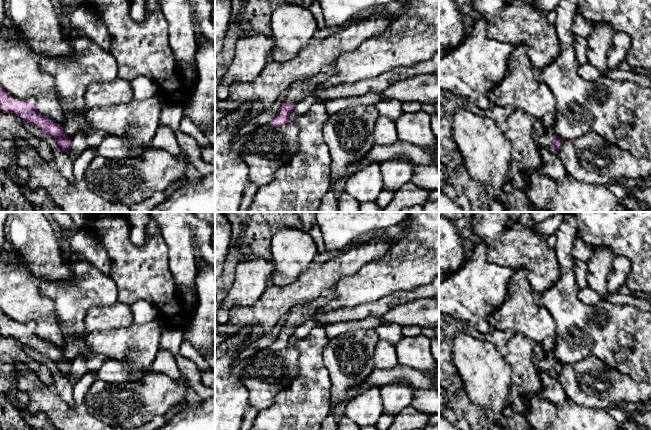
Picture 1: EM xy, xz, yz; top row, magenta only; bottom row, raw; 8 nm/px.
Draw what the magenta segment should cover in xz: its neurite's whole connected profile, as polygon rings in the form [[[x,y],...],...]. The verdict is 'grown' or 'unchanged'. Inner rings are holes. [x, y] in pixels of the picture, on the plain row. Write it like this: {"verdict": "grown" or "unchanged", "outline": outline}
{"verdict": "grown", "outline": [[[439,276],[424,286],[419,286],[410,291],[399,291],[385,296],[373,303],[361,304],[354,308],[341,308],[330,312],[322,312],[321,308],[330,301],[335,294],[333,291],[326,291],[318,299],[291,310],[292,317],[285,325],[278,339],[270,345],[273,351],[283,350],[289,345],[289,339],[294,330],[300,324],[313,320],[318,324],[334,324],[339,322],[363,320],[370,316],[383,317],[395,307],[418,299],[434,299],[439,294]]]}

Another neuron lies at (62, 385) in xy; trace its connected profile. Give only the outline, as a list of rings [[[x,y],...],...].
[[[24,346],[24,350],[29,357],[48,367],[53,376],[54,389],[68,405],[74,406],[73,385],[68,380],[67,376],[63,375],[58,370],[55,362],[34,348]]]

